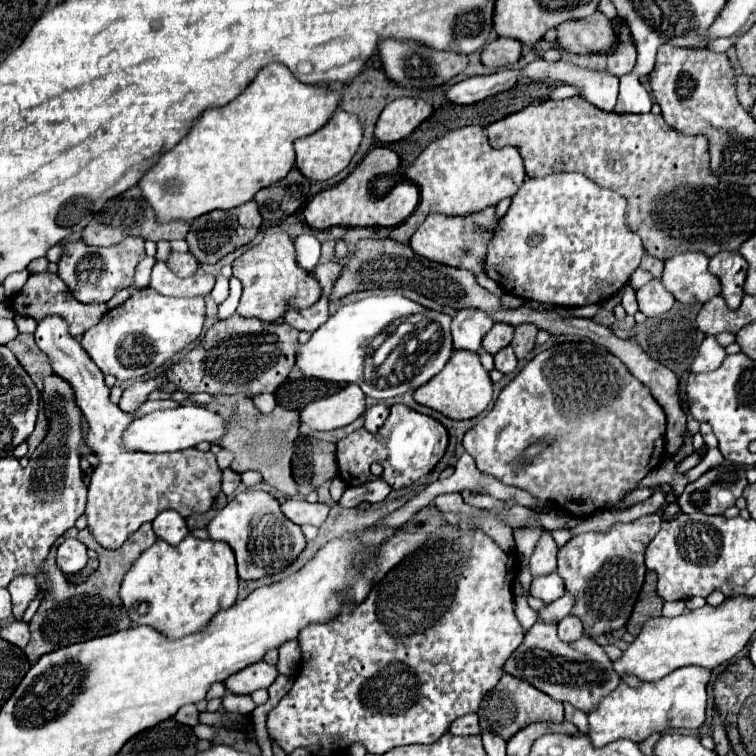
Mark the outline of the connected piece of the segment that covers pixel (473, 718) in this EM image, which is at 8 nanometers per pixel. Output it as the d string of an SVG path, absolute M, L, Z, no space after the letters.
M467 714L467 716L461 716L457 718L451 728L449 728L451 734L455 736L469 736L469 734L479 734L481 728L479 728L479 718L477 714Z

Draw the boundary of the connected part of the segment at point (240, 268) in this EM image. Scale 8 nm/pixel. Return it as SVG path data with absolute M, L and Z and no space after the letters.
M287 232L267 234L261 244L247 250L233 262L233 276L243 284L243 296L237 306L239 316L259 318L263 322L281 322L283 312L291 308L309 308L321 296L313 274L303 272L295 260L295 248Z

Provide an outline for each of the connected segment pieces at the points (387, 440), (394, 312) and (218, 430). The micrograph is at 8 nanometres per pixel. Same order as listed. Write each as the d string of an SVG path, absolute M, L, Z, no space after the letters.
M393 404L391 414L385 424L371 434L367 428L359 428L347 438L337 442L337 464L339 476L347 486L361 486L365 482L375 480L369 466L373 462L383 466L383 474L379 476L385 480L393 490L401 490L417 482L421 476L429 474L435 464L441 460L447 448L449 434L437 420L423 416L403 404Z
M403 294L371 296L371 298L363 298L359 302L351 302L351 304L341 306L323 326L319 326L319 330L315 330L311 334L309 342L297 350L295 364L301 370L301 374L307 378L317 378L317 380L327 380L327 382L355 382L355 384L363 382L363 384L367 384L367 380L363 376L363 360L367 356L367 348L369 348L371 340L389 322L399 320L399 318L407 318L407 316L417 314L417 312L427 316L427 320L437 322L437 326L441 330L441 350L431 350L425 356L417 356L415 366L445 366L451 352L453 352L451 328L449 328L451 316L427 310L421 304L405 298Z
M187 404L175 410L155 410L147 416L135 418L131 426L125 430L123 442L127 450L139 450L139 452L151 452L151 454L153 452L177 452L183 448L195 448L199 442L215 444L217 440L223 438L223 434L227 432L227 426L229 424L221 414L211 412L205 406Z

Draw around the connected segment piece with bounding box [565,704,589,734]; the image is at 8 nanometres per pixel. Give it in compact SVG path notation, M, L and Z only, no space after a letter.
M565 704L565 720L567 720L567 722L573 722L573 724L579 728L579 732L587 734L587 730L589 730L589 722L587 722L587 714L585 714L585 712L581 712L581 710L573 710L573 716L571 716L571 706Z

